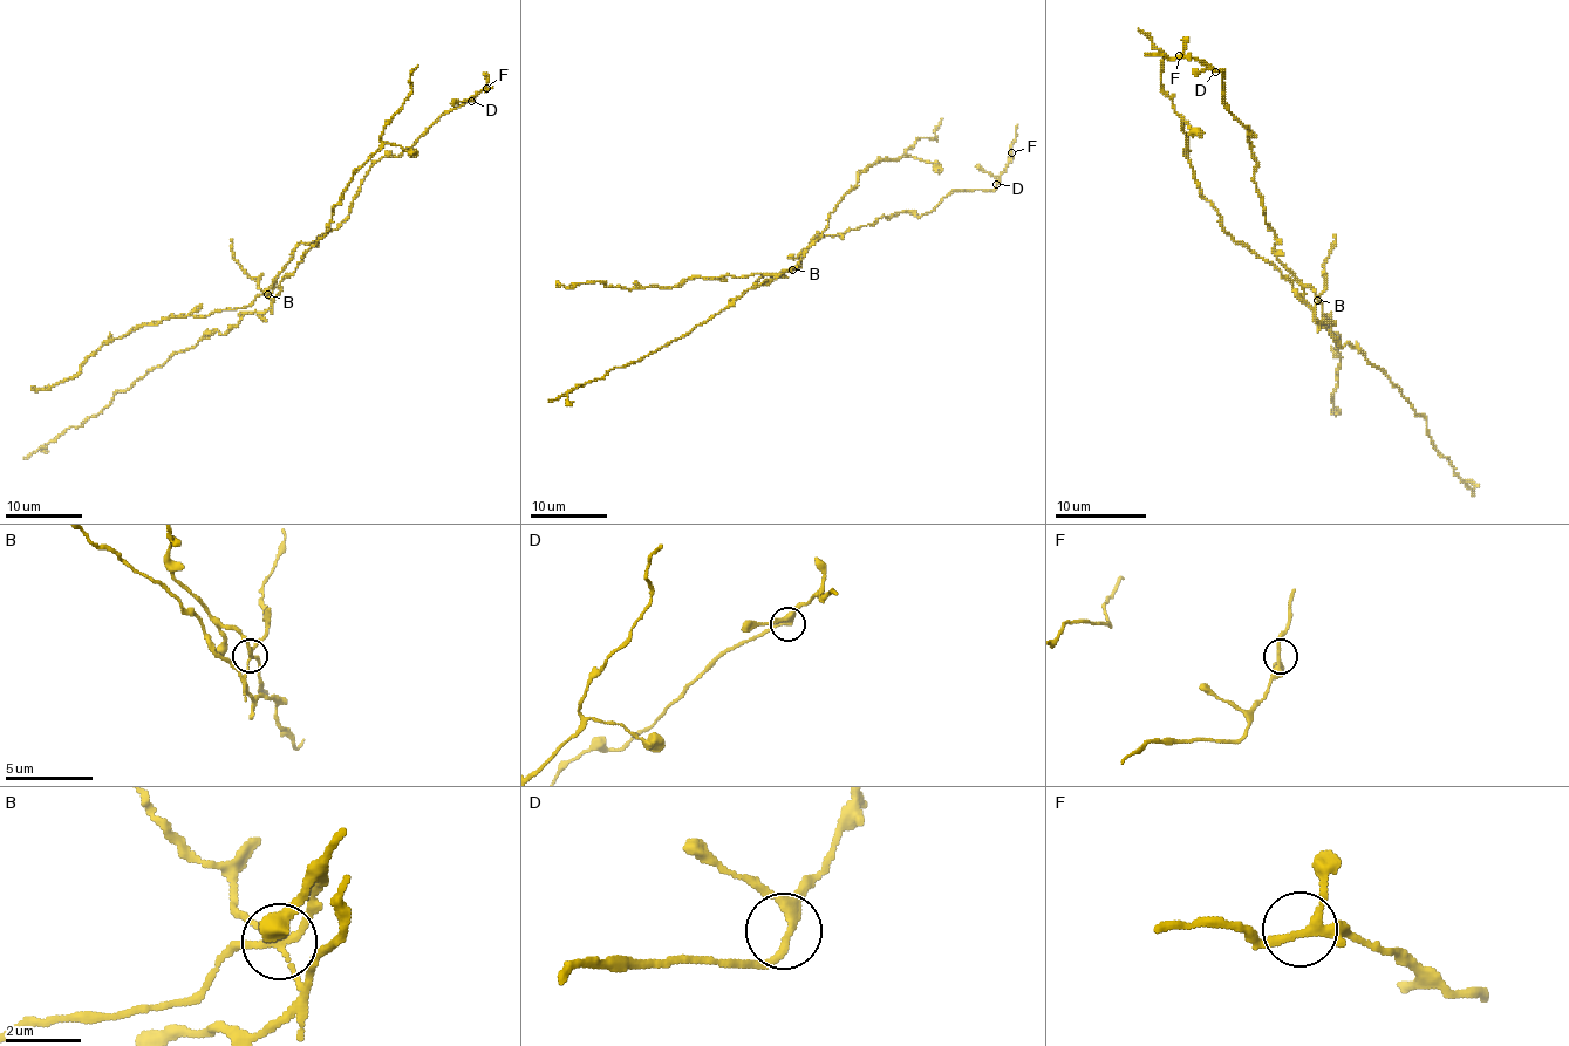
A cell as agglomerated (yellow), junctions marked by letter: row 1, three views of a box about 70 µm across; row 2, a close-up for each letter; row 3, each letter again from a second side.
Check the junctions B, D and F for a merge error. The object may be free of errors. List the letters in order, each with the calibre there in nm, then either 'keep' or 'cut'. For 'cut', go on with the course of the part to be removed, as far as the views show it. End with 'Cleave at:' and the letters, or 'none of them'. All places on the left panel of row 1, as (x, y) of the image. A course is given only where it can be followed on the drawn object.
B: calibre 190 nm; cut; course (266, 294), (271, 306), (263, 312), (245, 314), (223, 335), (209, 330), (114, 396), (96, 415), (24, 459)
D: calibre 200 nm; keep
F: calibre 200 nm; keep
Cleave at: B

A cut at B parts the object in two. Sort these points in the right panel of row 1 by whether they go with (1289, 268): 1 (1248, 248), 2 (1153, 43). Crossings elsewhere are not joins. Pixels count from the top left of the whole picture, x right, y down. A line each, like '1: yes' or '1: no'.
1: no
2: no

